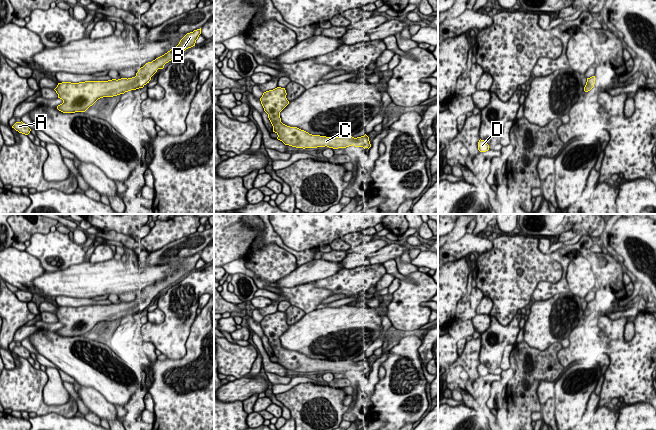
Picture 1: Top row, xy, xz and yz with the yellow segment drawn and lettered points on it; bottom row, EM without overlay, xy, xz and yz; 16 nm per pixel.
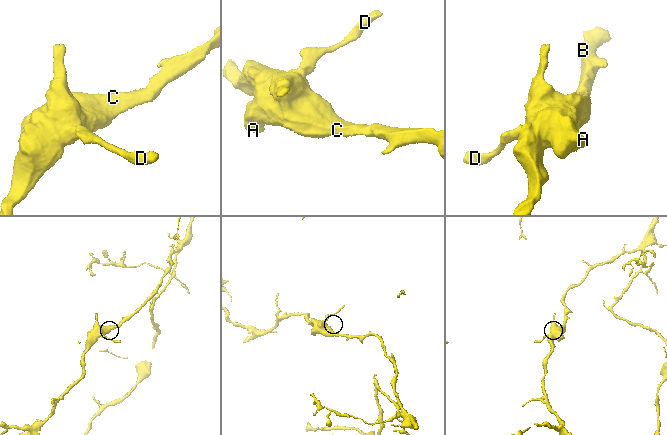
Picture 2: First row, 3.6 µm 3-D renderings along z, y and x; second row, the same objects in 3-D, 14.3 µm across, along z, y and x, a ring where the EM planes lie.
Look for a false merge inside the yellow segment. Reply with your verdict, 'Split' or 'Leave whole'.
Leave whole

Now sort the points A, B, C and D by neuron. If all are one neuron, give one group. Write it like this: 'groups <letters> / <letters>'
groups A B C D

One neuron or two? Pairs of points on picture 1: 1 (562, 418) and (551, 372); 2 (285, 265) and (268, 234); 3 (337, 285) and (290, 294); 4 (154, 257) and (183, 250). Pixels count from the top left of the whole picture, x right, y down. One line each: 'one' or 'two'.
1: two
2: two
3: two
4: one

